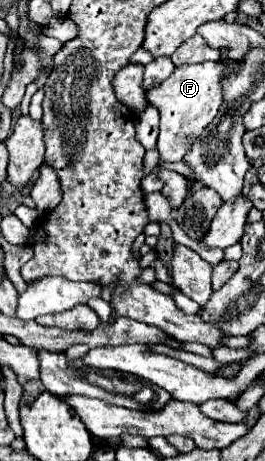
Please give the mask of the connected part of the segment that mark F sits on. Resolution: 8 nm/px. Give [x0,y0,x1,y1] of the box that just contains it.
[147,60,225,162]

